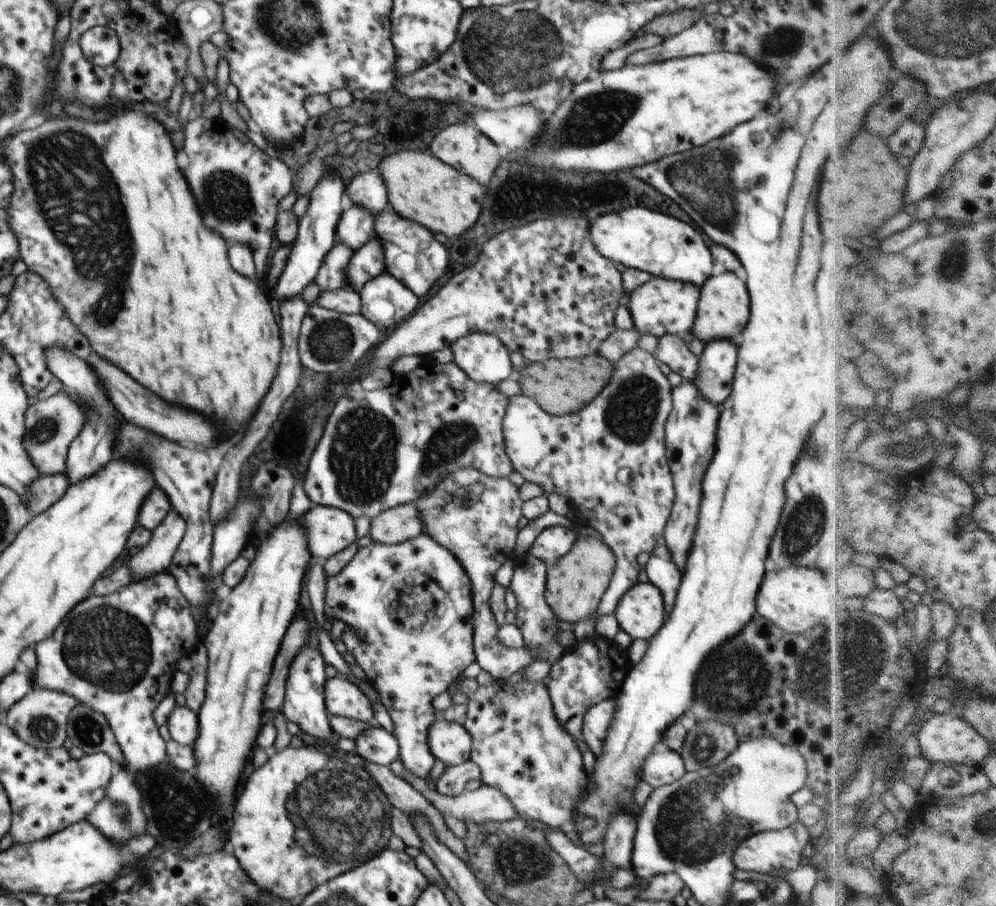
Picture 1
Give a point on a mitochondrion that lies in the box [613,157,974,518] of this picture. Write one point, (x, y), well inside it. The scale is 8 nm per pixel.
(952, 261)

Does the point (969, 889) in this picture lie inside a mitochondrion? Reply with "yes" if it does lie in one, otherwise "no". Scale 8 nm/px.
yes

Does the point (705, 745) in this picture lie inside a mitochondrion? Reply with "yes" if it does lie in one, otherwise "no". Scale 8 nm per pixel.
yes

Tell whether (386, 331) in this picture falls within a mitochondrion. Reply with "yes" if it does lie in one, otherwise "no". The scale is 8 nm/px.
no

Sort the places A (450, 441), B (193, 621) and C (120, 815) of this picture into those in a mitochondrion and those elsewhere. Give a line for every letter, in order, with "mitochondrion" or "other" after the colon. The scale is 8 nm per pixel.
A: mitochondrion
B: other
C: mitochondrion

